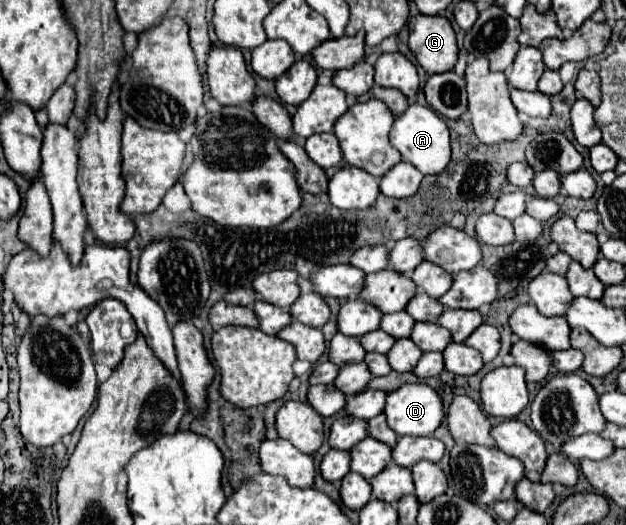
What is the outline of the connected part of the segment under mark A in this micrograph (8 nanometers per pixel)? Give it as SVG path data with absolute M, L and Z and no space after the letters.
M419 103L409 105L407 111L395 119L393 129L389 133L389 141L397 151L401 151L403 161L415 165L423 175L437 175L451 161L449 129L445 121L431 107L423 107Z

